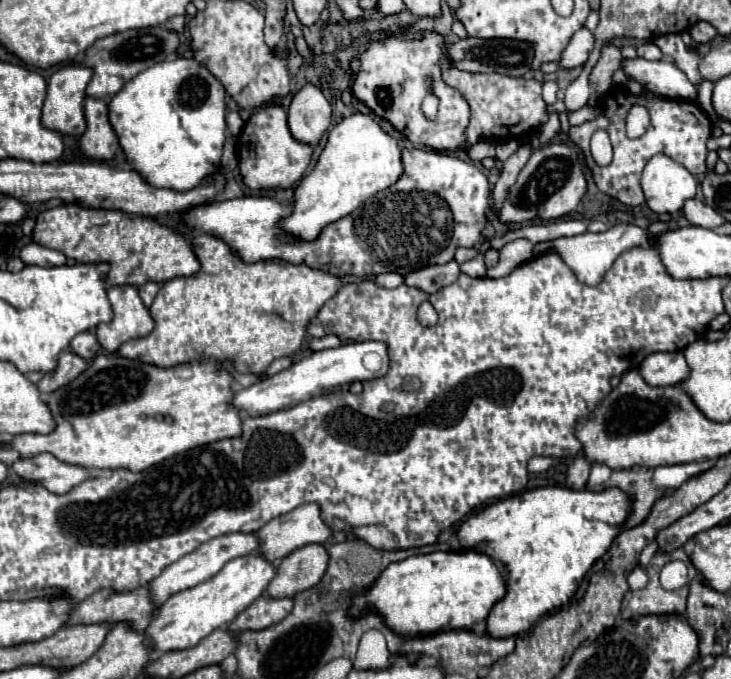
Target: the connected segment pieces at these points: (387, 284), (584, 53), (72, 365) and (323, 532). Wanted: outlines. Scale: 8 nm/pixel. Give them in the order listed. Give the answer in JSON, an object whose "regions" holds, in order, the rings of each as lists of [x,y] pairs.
{"regions":[[[[381,273],[375,277],[375,285],[381,285],[385,289],[395,289],[403,283],[403,277],[399,273]]],[[[581,27],[581,29],[571,37],[567,49],[563,51],[561,61],[559,61],[559,67],[561,67],[561,69],[581,67],[581,65],[587,61],[589,53],[591,53],[591,49],[593,49],[593,43],[595,43],[593,33],[591,33],[589,29],[585,29],[585,27]]],[[[65,349],[65,351],[59,355],[57,367],[55,367],[51,373],[45,373],[45,375],[43,375],[43,379],[37,383],[37,389],[39,389],[41,393],[53,393],[53,391],[57,391],[59,387],[67,385],[69,381],[73,381],[75,377],[79,377],[85,369],[87,369],[85,359],[81,359],[81,357],[75,355],[73,351]]],[[[301,505],[287,515],[275,517],[255,531],[259,539],[257,553],[265,553],[269,561],[277,563],[303,545],[325,543],[331,533],[333,531],[319,517],[317,505]]]]}

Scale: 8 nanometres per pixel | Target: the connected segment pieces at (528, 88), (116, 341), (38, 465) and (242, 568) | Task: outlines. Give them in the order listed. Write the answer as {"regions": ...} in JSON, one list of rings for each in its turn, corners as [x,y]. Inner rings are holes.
{"regions":[[[[457,67],[445,69],[445,83],[459,89],[465,99],[469,101],[470,119],[467,127],[467,141],[469,145],[479,141],[507,141],[511,137],[521,137],[527,131],[541,127],[547,123],[547,111],[545,101],[541,99],[541,83],[535,79],[522,77],[497,77],[495,73],[489,75],[477,75],[477,73],[465,73]]],[[[109,287],[109,303],[113,305],[113,321],[95,327],[97,341],[103,349],[113,353],[121,343],[133,337],[145,337],[153,331],[155,323],[135,287]]],[[[41,453],[29,459],[19,459],[17,463],[13,463],[13,469],[19,477],[27,481],[35,481],[47,487],[51,493],[59,493],[59,495],[69,493],[81,481],[91,477],[91,473],[85,467],[63,463],[51,453]]],[[[251,553],[247,557],[237,557],[229,561],[215,577],[191,589],[171,595],[161,605],[161,609],[157,609],[157,617],[153,617],[153,625],[145,629],[145,637],[149,637],[149,645],[153,645],[155,653],[189,649],[197,645],[213,629],[223,629],[245,607],[249,607],[257,597],[261,597],[273,577],[275,577],[275,565],[265,561],[261,555]]]]}

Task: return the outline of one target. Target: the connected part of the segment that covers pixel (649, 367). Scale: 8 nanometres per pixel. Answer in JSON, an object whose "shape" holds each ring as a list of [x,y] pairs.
{"shape":[[[681,351],[677,353],[651,353],[639,365],[641,377],[651,387],[665,387],[677,385],[685,377],[689,377],[689,367]]]}

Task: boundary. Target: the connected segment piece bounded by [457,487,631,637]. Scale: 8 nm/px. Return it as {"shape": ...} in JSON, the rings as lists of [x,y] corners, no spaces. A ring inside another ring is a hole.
{"shape":[[[539,487],[505,497],[471,515],[457,531],[459,543],[501,561],[507,571],[507,593],[489,611],[487,633],[493,637],[525,633],[541,615],[565,605],[591,565],[609,549],[627,513],[631,513],[631,501],[621,489],[593,493]]]}

